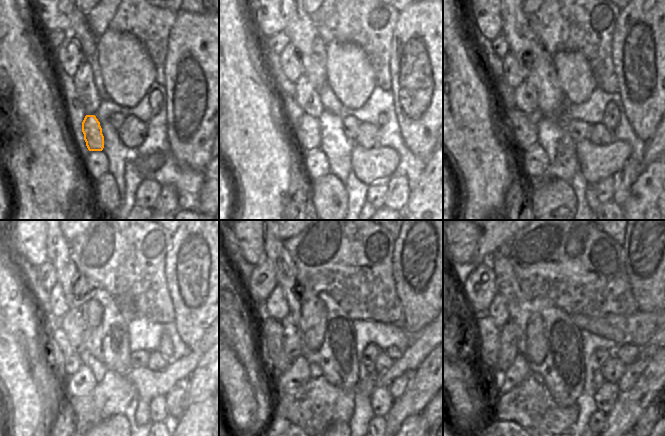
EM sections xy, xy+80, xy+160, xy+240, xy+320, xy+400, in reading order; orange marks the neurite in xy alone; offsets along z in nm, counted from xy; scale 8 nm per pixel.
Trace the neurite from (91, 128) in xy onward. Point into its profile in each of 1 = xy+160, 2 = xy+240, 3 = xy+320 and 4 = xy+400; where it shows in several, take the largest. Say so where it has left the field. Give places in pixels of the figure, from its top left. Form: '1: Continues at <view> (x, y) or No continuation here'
1: Continues at xy+160 (525, 132)
2: Continues at xy+240 (58, 353)
3: Continues at xy+320 (271, 356)
4: Continues at xy+400 (485, 334)

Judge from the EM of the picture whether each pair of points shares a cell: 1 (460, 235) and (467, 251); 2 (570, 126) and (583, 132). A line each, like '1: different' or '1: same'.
1: same
2: same

